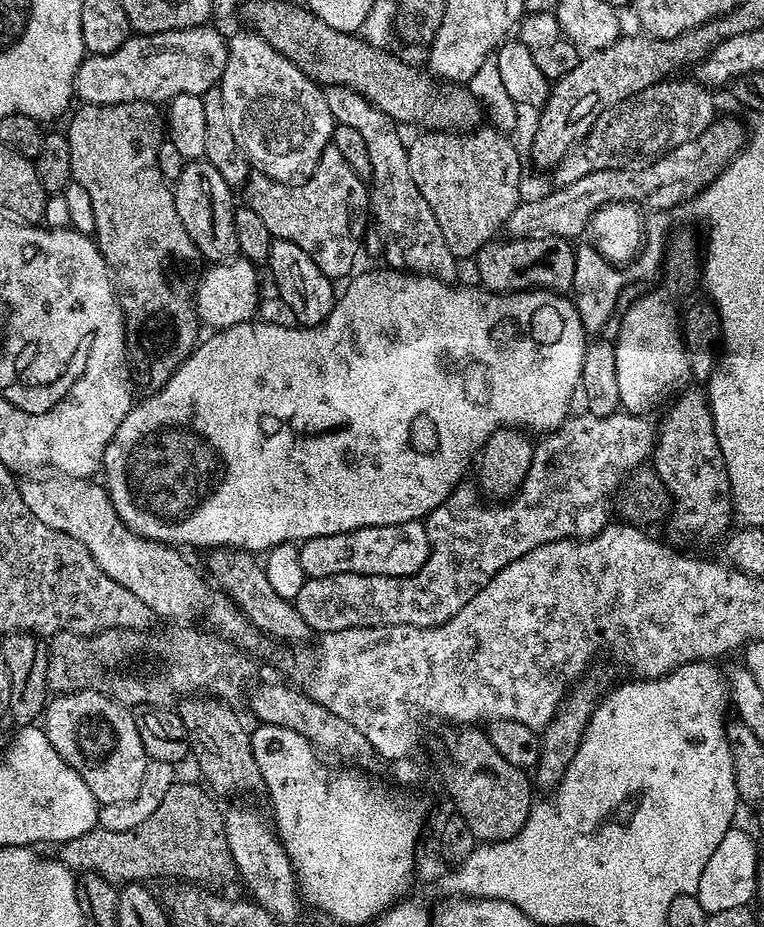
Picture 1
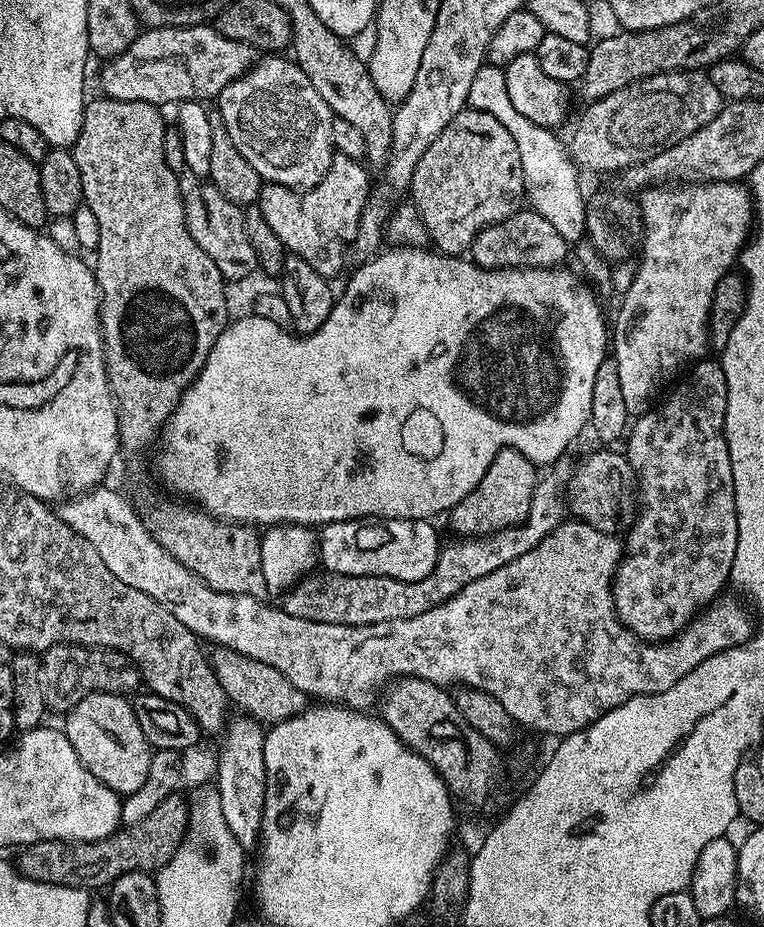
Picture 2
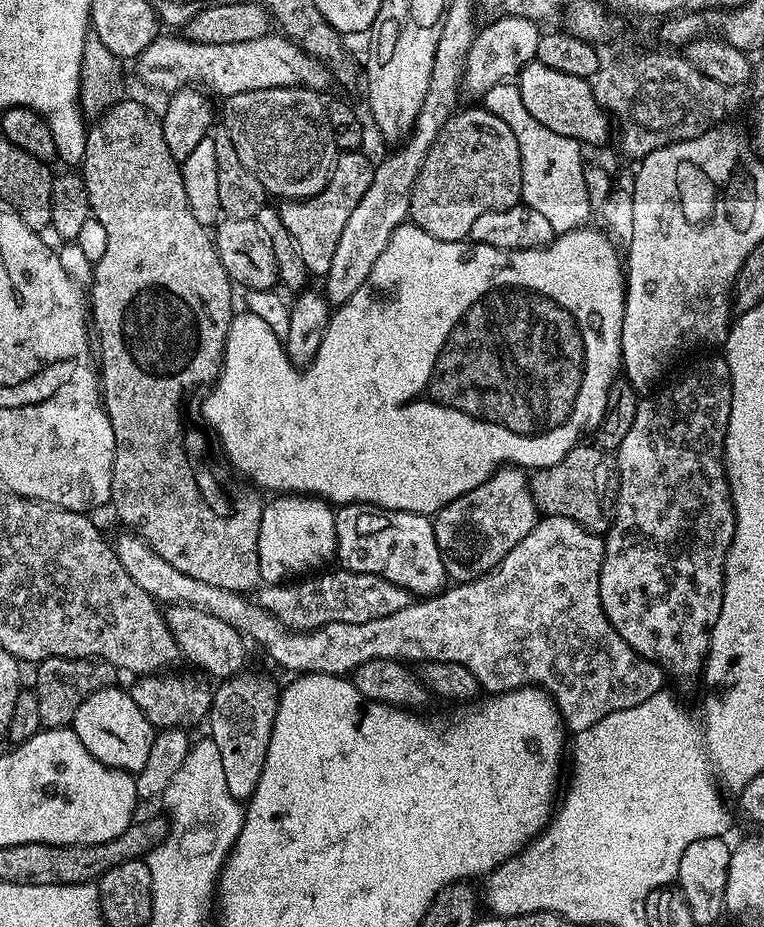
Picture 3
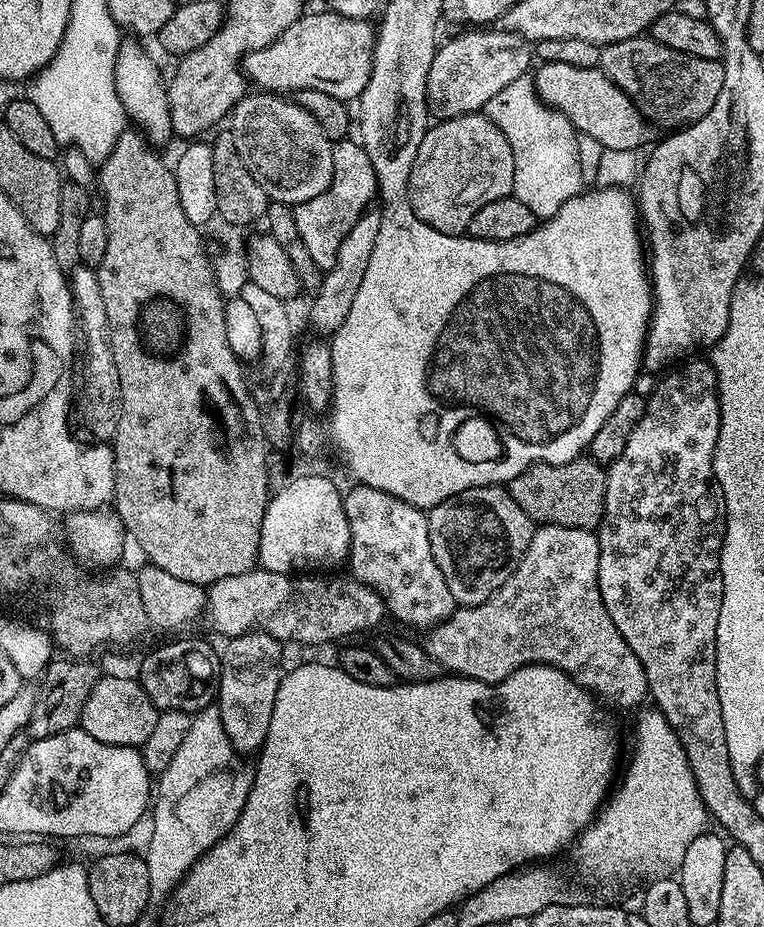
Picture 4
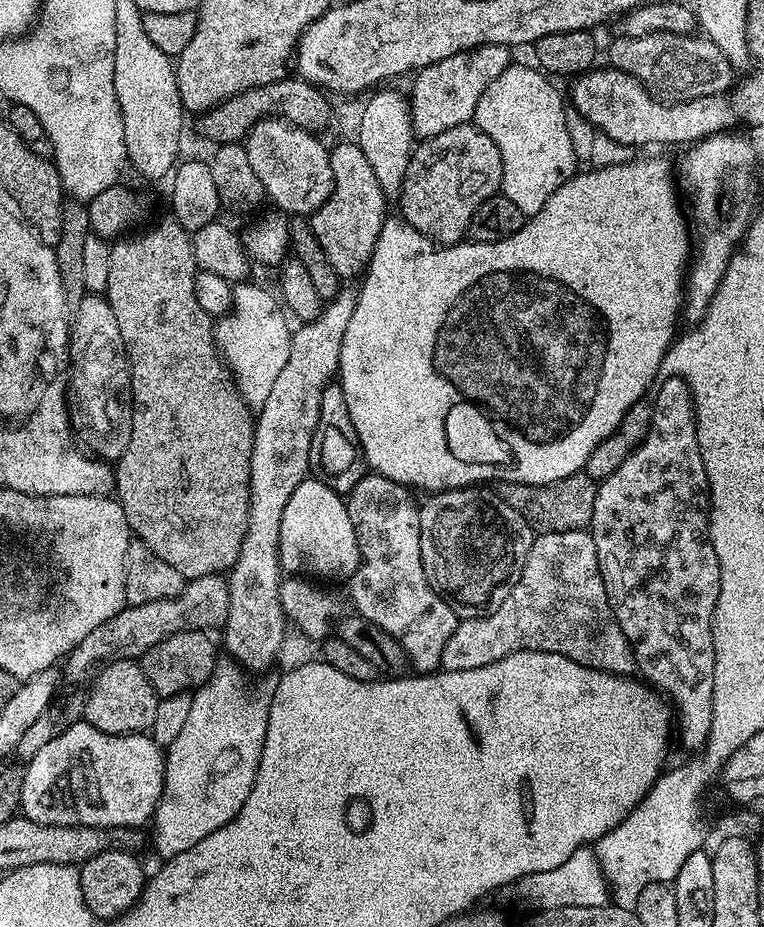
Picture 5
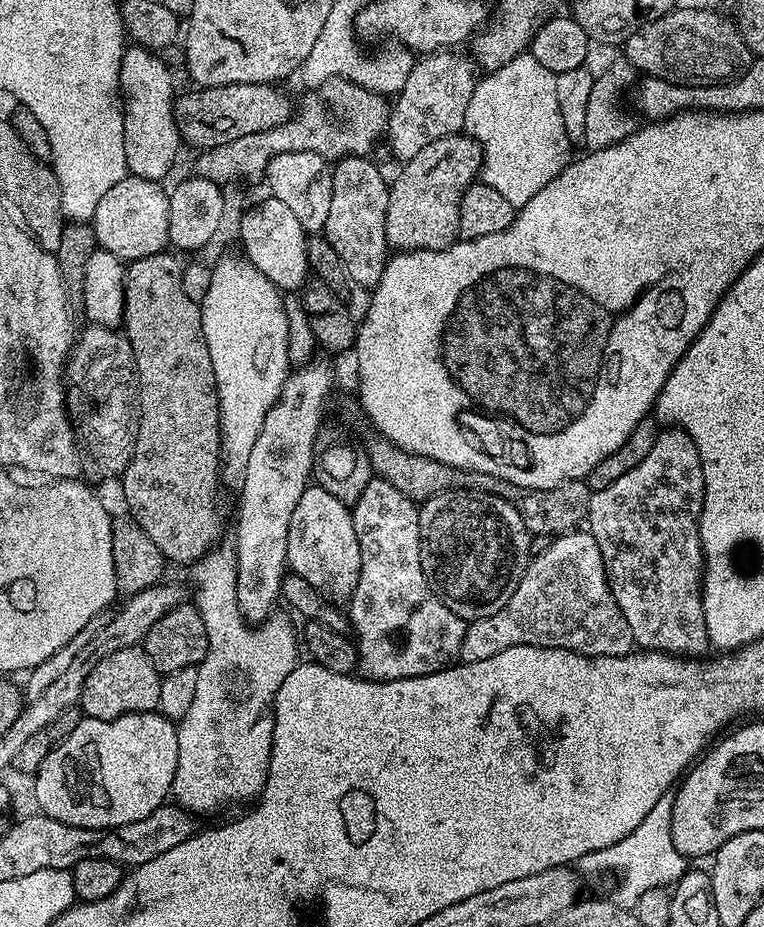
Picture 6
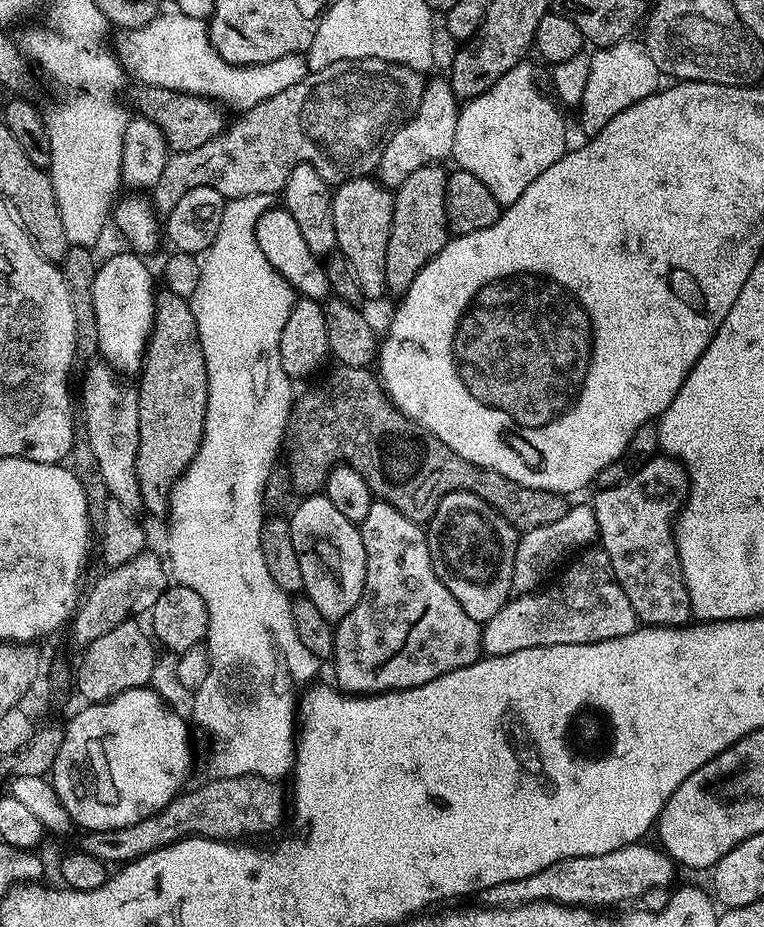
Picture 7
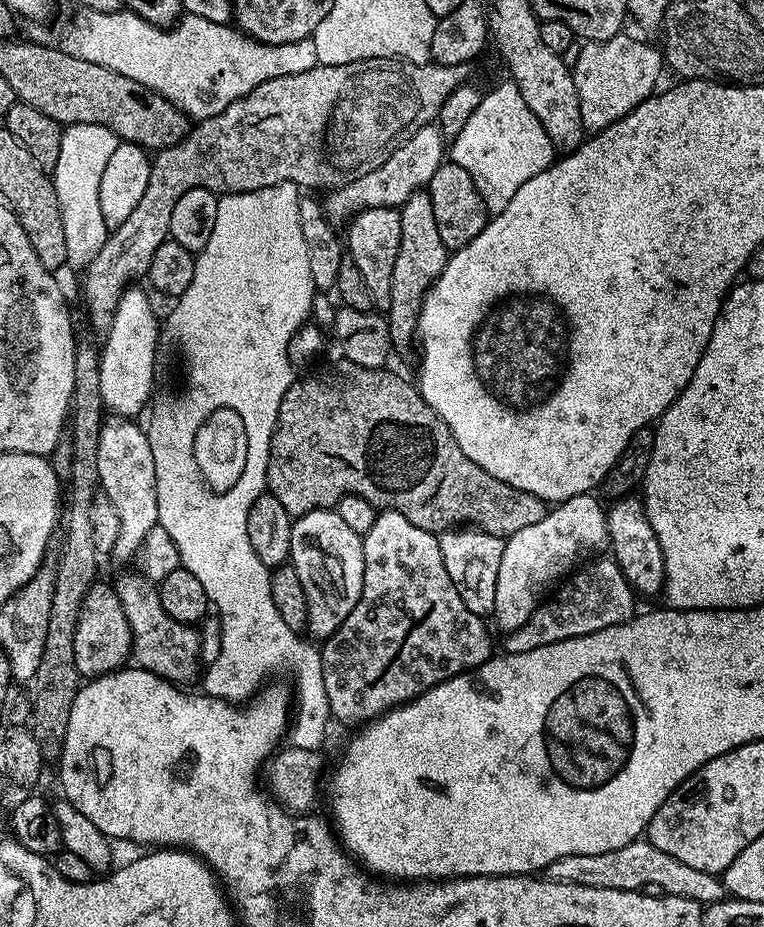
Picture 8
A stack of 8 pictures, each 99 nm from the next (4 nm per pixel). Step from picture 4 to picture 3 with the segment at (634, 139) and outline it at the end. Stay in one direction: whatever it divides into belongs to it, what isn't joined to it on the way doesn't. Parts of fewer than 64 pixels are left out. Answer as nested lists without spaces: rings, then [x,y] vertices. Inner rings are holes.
[[[535,59],[520,71],[515,83],[522,94],[522,106],[526,106],[526,110],[530,110],[532,117],[542,122],[542,126],[554,130],[554,134],[574,138],[584,146],[602,144],[607,140],[608,132],[610,136],[610,117],[594,98],[588,80],[542,66],[542,62]]]

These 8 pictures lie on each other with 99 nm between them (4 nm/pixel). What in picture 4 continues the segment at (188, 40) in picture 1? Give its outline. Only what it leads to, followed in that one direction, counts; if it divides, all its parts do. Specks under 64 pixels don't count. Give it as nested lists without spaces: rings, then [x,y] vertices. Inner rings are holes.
[[[323,10],[300,17],[294,26],[290,26],[270,46],[246,54],[242,61],[242,71],[257,89],[280,94],[295,94],[302,90],[322,90],[322,94],[334,94],[334,98],[345,102],[355,101],[366,90],[372,73],[372,51],[376,45],[376,28],[368,20],[355,20],[339,16],[337,12]]]

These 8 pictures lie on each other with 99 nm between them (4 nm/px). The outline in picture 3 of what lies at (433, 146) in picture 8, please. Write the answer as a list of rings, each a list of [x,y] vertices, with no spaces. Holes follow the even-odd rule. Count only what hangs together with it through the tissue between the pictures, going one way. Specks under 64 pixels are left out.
[[[496,16],[493,21],[493,24],[488,24],[485,28],[483,25],[477,31],[464,63],[463,91],[476,98],[483,98],[490,86],[519,77],[520,71],[535,60],[538,38],[542,35],[541,25],[534,20],[517,16]]]

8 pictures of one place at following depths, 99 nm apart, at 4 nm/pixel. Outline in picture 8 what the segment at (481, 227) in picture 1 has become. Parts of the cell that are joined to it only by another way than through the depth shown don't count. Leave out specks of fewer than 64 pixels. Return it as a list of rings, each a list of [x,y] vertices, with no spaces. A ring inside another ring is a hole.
[[[427,191],[415,192],[399,209],[402,242],[398,245],[398,259],[394,262],[394,274],[390,281],[390,310],[386,313],[392,347],[396,350],[410,347],[417,339],[424,299],[432,288],[432,283],[442,274],[450,255],[450,249],[438,235],[438,226],[434,222],[434,206],[430,206]]]

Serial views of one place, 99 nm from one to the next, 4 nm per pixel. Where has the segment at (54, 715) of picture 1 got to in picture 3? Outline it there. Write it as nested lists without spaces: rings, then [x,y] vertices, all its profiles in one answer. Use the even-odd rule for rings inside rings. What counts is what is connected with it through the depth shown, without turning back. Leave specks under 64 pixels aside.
[[[120,686],[103,688],[90,694],[78,706],[70,725],[71,731],[82,742],[98,762],[111,768],[120,768],[123,772],[137,773],[146,764],[150,748],[154,743],[157,729],[138,710],[138,702],[134,702],[131,691],[120,689]]]

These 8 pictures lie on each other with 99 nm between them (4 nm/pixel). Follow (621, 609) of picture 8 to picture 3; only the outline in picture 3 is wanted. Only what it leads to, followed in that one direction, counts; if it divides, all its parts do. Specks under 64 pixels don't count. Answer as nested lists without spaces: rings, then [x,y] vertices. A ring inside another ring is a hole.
[[[544,516],[537,519],[534,530],[530,530],[530,534],[526,534],[526,538],[522,538],[522,542],[518,542],[518,546],[514,546],[514,550],[510,550],[510,554],[506,554],[506,558],[502,558],[499,566],[476,580],[471,580],[465,584],[453,583],[451,586],[437,592],[434,596],[420,598],[408,604],[406,610],[398,610],[398,614],[386,614],[386,618],[374,618],[374,622],[330,622],[326,626],[314,629],[312,632],[298,632],[288,628],[276,616],[265,612],[259,602],[249,598],[247,595],[231,592],[230,590],[222,590],[218,586],[210,586],[206,582],[198,582],[198,578],[190,578],[190,574],[182,574],[182,570],[174,570],[174,566],[170,566],[170,562],[166,562],[166,558],[158,558],[158,554],[154,554],[154,550],[141,536],[135,534],[124,535],[128,536],[120,536],[117,540],[114,540],[116,556],[122,562],[126,572],[134,578],[134,582],[138,582],[138,586],[142,586],[142,590],[146,590],[146,594],[150,594],[164,606],[169,604],[189,604],[214,614],[214,618],[220,618],[222,622],[237,628],[253,645],[261,644],[264,647],[265,654],[274,663],[281,664],[284,668],[289,668],[292,674],[313,672],[314,674],[347,677],[358,666],[362,666],[362,662],[370,662],[372,658],[390,658],[391,660],[399,660],[401,662],[437,660],[438,662],[461,663],[467,670],[470,670],[471,674],[474,674],[480,683],[481,689],[488,694],[510,692],[515,688],[527,688],[529,686],[544,689],[552,697],[553,702],[556,703],[556,709],[560,712],[561,718],[564,719],[565,729],[572,734],[585,732],[590,726],[594,726],[594,722],[606,718],[606,714],[614,714],[618,710],[630,710],[630,706],[638,706],[638,702],[646,702],[646,698],[654,698],[654,694],[658,694],[665,687],[666,673],[664,669],[654,662],[642,658],[634,651],[626,642],[626,638],[622,638],[622,634],[618,634],[618,630],[614,630],[614,626],[608,621],[606,614],[602,610],[600,571],[604,561],[603,539],[597,533],[587,532],[585,528],[578,526],[578,522],[574,522],[570,518]]]

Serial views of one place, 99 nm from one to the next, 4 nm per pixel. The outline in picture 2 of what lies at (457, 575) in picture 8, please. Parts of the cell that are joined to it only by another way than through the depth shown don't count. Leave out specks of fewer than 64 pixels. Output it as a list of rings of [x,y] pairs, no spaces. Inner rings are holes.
[[[503,448],[494,462],[482,474],[482,482],[452,507],[450,519],[452,519],[453,533],[464,538],[473,536],[486,536],[493,532],[501,532],[504,528],[514,528],[523,524],[528,517],[530,502],[534,498],[534,490],[538,479],[538,468],[526,458],[517,448]]]

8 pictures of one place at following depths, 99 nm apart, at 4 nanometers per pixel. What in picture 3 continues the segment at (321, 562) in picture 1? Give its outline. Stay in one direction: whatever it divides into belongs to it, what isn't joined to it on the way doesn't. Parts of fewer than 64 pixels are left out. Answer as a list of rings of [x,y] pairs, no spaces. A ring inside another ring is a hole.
[[[346,504],[335,509],[336,560],[341,569],[362,574],[374,574],[402,586],[413,597],[427,598],[436,595],[446,584],[446,573],[438,542],[434,538],[434,526],[427,516],[413,512],[379,508],[373,504]]]

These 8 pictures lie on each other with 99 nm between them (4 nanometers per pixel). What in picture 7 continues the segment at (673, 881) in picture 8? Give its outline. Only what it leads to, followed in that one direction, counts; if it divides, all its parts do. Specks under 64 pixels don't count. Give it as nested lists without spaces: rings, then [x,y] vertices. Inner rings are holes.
[[[646,842],[627,844],[610,854],[575,856],[554,862],[530,878],[514,878],[514,882],[498,882],[483,893],[487,907],[492,910],[504,908],[518,909],[523,904],[533,904],[539,900],[553,900],[555,904],[570,904],[593,910],[607,909],[607,904],[624,904],[627,900],[639,901],[646,890],[668,888],[678,873],[671,856],[659,847],[650,848]]]

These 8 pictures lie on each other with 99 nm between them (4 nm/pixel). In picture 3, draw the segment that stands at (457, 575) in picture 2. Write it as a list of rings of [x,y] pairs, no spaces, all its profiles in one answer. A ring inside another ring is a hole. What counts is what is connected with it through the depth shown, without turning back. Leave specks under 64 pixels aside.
[[[332,570],[309,575],[299,582],[281,582],[261,587],[258,602],[265,612],[298,632],[312,632],[330,622],[374,622],[374,618],[398,614],[398,610],[406,610],[406,606],[413,603],[411,592],[381,576],[347,570],[328,571]]]

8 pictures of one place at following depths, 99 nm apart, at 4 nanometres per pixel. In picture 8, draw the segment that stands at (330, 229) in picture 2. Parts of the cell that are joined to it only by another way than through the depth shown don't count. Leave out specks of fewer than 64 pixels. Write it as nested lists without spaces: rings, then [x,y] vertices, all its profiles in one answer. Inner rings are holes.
[[[367,208],[356,213],[347,221],[348,240],[346,236],[346,254],[354,258],[354,266],[358,266],[363,280],[366,282],[366,290],[370,290],[370,302],[375,311],[386,314],[390,310],[390,281],[394,274],[394,262],[398,259],[398,245],[402,242],[402,218],[399,208]]]

